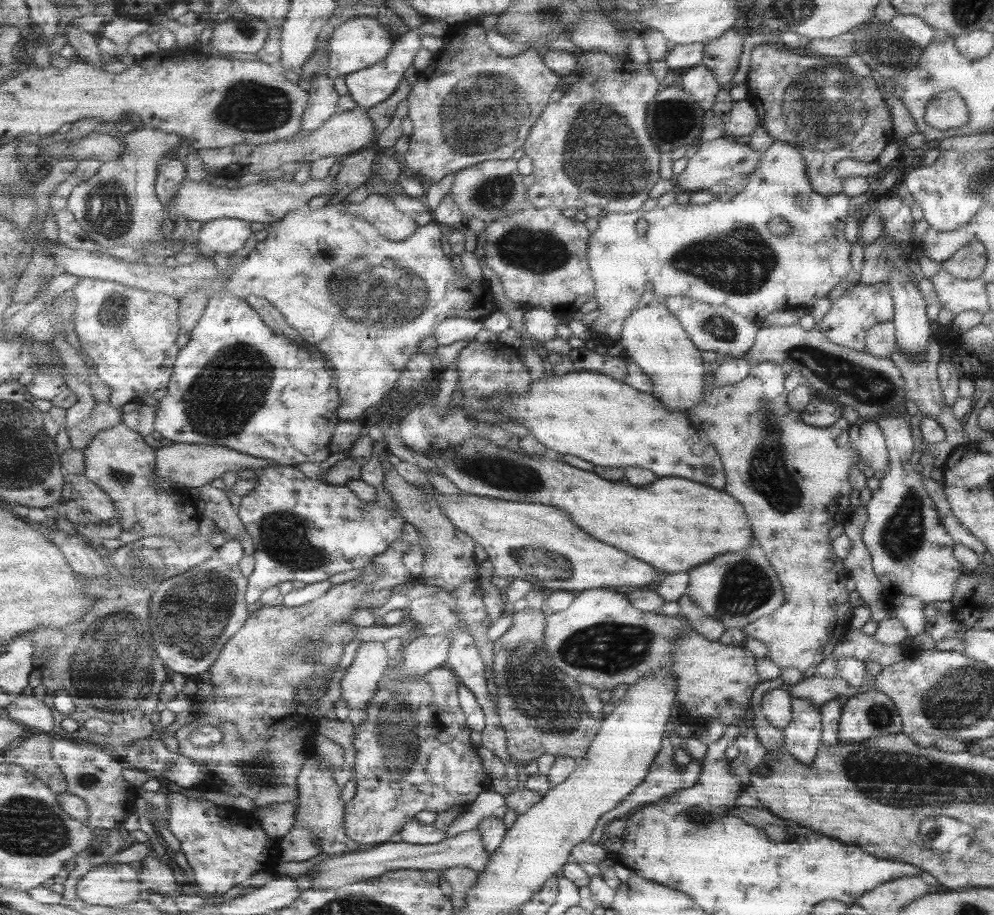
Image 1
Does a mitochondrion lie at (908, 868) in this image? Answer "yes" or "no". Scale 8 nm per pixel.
no

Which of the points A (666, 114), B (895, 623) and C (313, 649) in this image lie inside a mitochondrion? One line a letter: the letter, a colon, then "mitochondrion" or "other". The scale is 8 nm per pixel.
A: mitochondrion
B: other
C: mitochondrion

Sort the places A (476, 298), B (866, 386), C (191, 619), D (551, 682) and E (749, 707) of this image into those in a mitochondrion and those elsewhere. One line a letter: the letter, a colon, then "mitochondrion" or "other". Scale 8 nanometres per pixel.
A: other
B: mitochondrion
C: mitochondrion
D: mitochondrion
E: other

